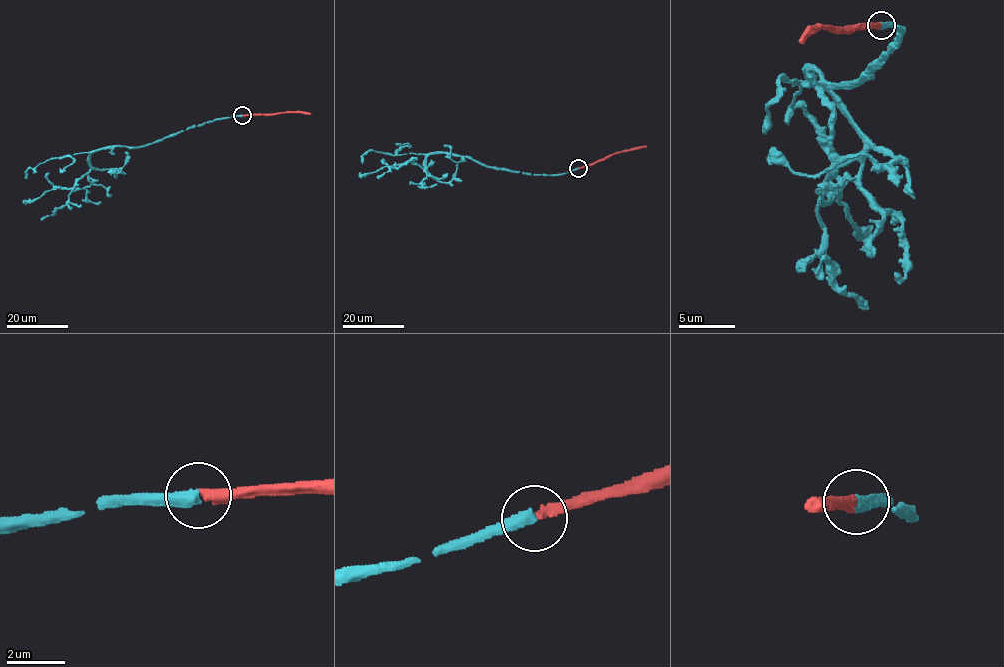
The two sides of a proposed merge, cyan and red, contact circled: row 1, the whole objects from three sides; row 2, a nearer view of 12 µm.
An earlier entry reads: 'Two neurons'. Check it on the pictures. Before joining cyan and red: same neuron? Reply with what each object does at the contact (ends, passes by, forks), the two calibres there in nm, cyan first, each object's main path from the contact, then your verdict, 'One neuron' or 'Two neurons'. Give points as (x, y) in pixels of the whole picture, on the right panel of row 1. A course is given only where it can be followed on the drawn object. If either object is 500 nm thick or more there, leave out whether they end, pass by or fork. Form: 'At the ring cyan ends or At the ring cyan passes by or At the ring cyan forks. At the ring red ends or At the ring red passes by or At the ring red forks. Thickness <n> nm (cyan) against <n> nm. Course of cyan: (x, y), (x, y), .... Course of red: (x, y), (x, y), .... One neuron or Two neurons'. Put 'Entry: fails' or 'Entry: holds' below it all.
At the ring cyan ends. At the ring red ends. Thickness 460 nm (cyan) against 360 nm. Course of cyan: (881, 26), (901, 27), (898, 44), (848, 85), (808, 71), (865, 149), (822, 199), (836, 195), (870, 234). Course of red: (881, 26), (850, 32), (825, 25), (800, 44). One neuron
Entry: fails

